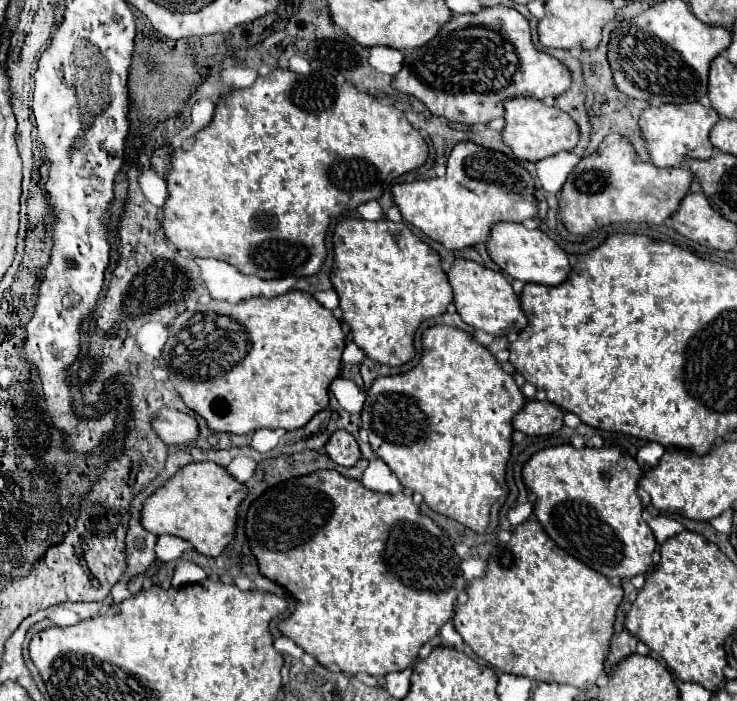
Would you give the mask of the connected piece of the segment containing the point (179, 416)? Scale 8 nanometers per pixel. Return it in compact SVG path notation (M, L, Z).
M161 409L153 419L153 427L167 445L189 445L199 439L195 417L175 409Z

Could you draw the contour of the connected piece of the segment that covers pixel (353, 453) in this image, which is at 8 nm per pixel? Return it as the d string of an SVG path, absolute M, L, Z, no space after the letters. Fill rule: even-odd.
M335 431L325 445L329 457L341 467L353 467L361 459L359 445L349 431Z

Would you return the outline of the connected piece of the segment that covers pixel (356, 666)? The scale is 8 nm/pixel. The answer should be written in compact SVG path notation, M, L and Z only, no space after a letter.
M317 471L313 475L289 479L285 483L275 485L273 489L269 489L263 497L259 497L249 507L245 529L247 529L249 545L259 561L261 573L269 579L275 579L281 587L285 587L297 599L297 607L295 607L293 615L279 623L281 633L285 637L293 639L305 653L313 655L321 665L325 665L325 667L337 665L343 673L349 673L349 675L369 673L369 675L385 677L387 673L405 671L405 669L413 667L415 659L419 657L419 649L425 643L429 643L431 639L435 639L439 635L441 627L453 619L457 595L463 589L467 589L467 581L461 571L461 557L455 553L453 541L439 525L435 525L425 513L421 513L421 509L413 503L413 497L409 493L405 493L405 491L395 493L395 495L373 493L373 491L365 489L359 481L347 479L337 471Z

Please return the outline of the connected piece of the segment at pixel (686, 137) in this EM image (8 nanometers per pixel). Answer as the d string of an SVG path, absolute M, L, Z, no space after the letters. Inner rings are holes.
M685 103L685 105L661 105L649 107L641 113L639 125L643 139L647 143L651 161L665 169L665 167L679 167L687 159L711 159L715 155L715 147L709 141L711 127L719 121L719 115L713 107L703 107L701 103Z

